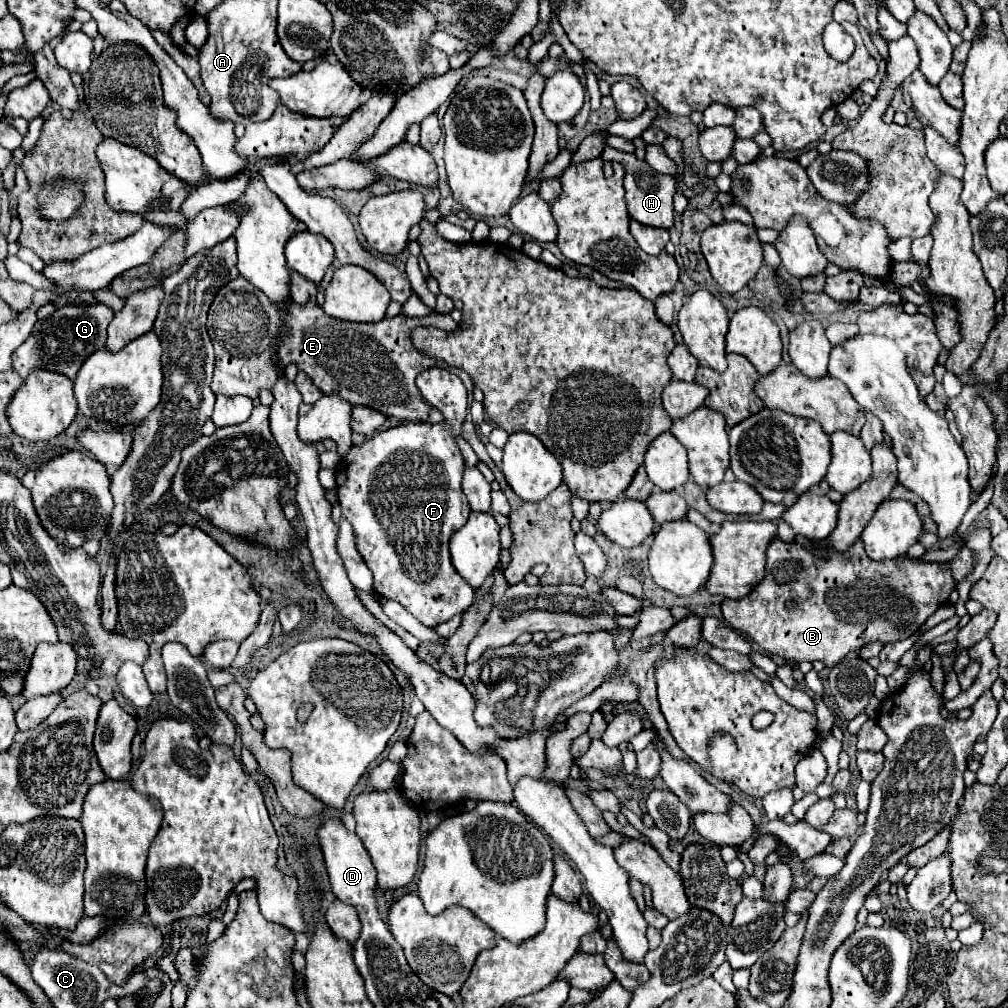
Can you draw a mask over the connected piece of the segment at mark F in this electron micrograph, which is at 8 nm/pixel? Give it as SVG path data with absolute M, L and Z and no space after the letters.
M431 367L431 369L425 369L421 375L418 375L416 379L416 385L420 389L421 394L430 405L438 409L445 417L443 423L405 423L405 425L399 425L399 427L391 427L387 431L381 431L373 437L369 437L363 445L359 447L351 447L349 455L341 459L339 467L335 469L335 477L337 477L337 497L339 497L339 505L341 505L341 511L343 511L343 517L351 523L353 531L355 531L355 543L357 543L357 551L361 553L365 565L369 567L369 571L373 573L373 589L377 595L385 597L385 599L393 599L393 601L399 601L413 617L417 617L423 625L427 627L437 627L445 621L449 621L453 615L457 613L463 613L471 601L473 601L473 587L463 581L457 571L453 569L451 565L451 559L449 559L449 539L451 535L461 529L467 519L469 519L469 513L471 513L471 507L467 503L467 497L461 489L461 479L463 479L463 471L465 471L465 465L463 465L463 455L459 451L459 445L457 445L457 437L461 435L461 424L465 420L468 412L468 394L463 381L451 373L449 369L441 369L441 367Z

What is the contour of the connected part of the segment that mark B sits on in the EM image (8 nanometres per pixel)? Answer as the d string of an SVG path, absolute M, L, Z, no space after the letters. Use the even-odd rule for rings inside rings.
M775 539L767 549L767 569L763 581L749 593L749 597L741 599L723 599L721 613L725 621L761 647L767 655L779 655L791 659L795 663L801 661L823 661L827 667L833 667L843 659L849 651L857 651L871 641L891 643L911 637L929 615L933 615L943 601L949 599L955 589L953 575L949 575L949 563L921 563L911 557L897 557L897 561L869 561L861 539L847 553L835 553L823 541L829 559L821 559L813 555L809 549L799 543L783 543ZM787 601L793 603L789 609Z

